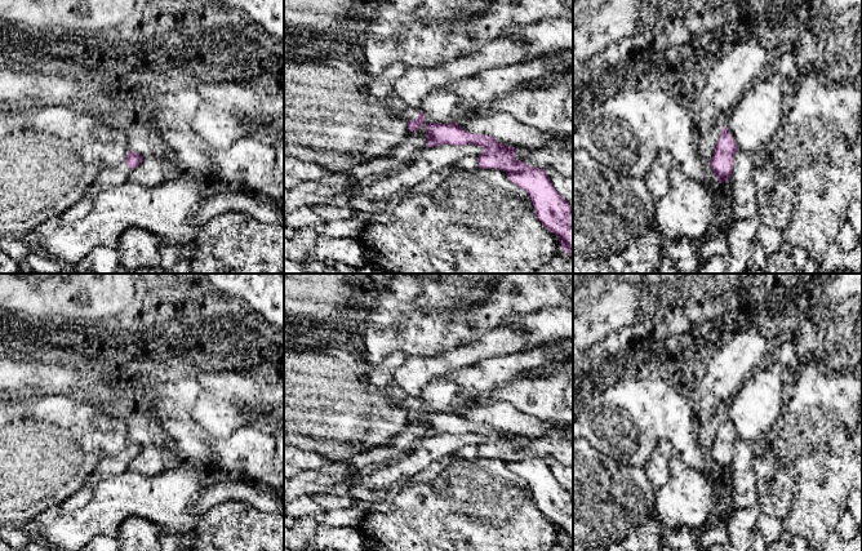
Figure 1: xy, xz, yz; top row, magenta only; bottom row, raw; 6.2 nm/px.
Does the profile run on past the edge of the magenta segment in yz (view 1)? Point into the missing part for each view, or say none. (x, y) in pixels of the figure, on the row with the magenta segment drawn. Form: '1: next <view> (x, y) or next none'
1: next none

